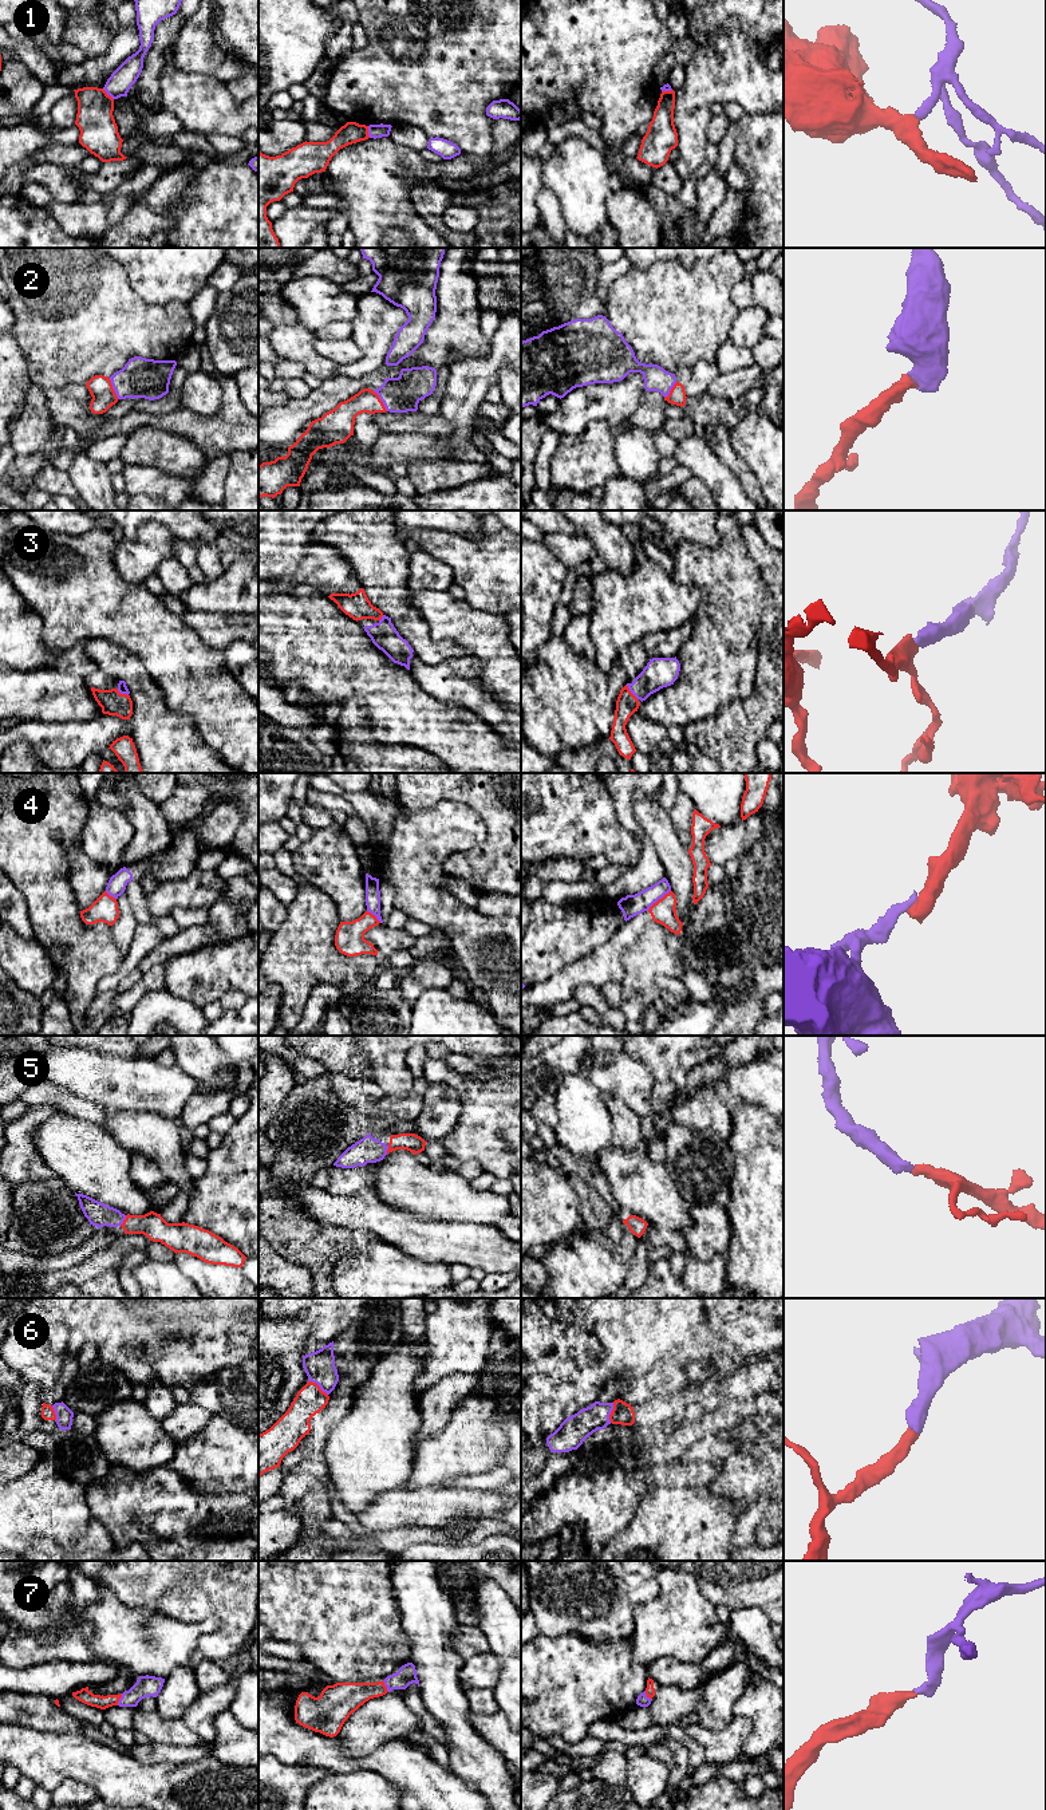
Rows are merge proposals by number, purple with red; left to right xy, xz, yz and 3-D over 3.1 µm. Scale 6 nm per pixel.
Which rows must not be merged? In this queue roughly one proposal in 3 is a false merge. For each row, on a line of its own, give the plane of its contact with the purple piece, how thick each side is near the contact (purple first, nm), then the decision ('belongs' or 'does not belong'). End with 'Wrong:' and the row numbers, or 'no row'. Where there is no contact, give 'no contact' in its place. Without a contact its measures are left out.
1: contact in xy; calibres 140 and 220 nm; does not belong
2: contact in xz; calibres 220 and 150 nm; belongs
3: contact in yz; calibres 180 and 140 nm; belongs
4: contact in yz; calibres 130 and 150 nm; does not belong
5: contact in xy; calibres 140 and 150 nm; belongs
6: contact in xz; calibres 180 and 180 nm; belongs
7: contact in xy; calibres 130 and 80 nm; belongs
Wrong: 1, 4

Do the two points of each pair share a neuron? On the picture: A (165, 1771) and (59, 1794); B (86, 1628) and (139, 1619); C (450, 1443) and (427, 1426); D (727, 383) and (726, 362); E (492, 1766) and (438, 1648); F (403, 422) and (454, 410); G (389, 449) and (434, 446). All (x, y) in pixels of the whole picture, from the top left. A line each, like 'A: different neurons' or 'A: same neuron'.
A: different neurons
B: different neurons
C: different neurons
D: different neurons
E: same neuron
F: different neurons
G: same neuron

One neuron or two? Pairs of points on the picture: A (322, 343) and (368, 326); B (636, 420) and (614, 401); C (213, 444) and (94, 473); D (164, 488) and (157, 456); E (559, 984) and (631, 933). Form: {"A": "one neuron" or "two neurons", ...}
{"A": "two neurons", "B": "two neurons", "C": "two neurons", "D": "two neurons", "E": "one neuron"}

